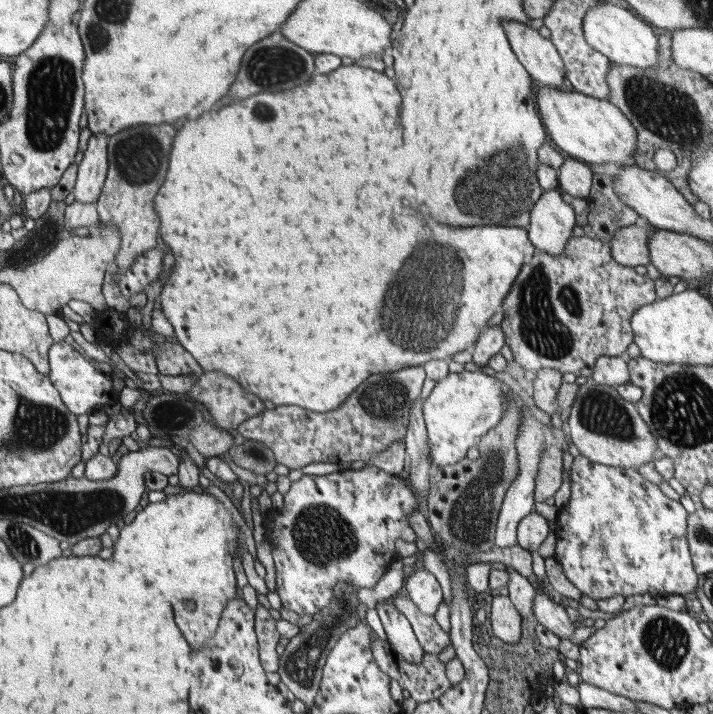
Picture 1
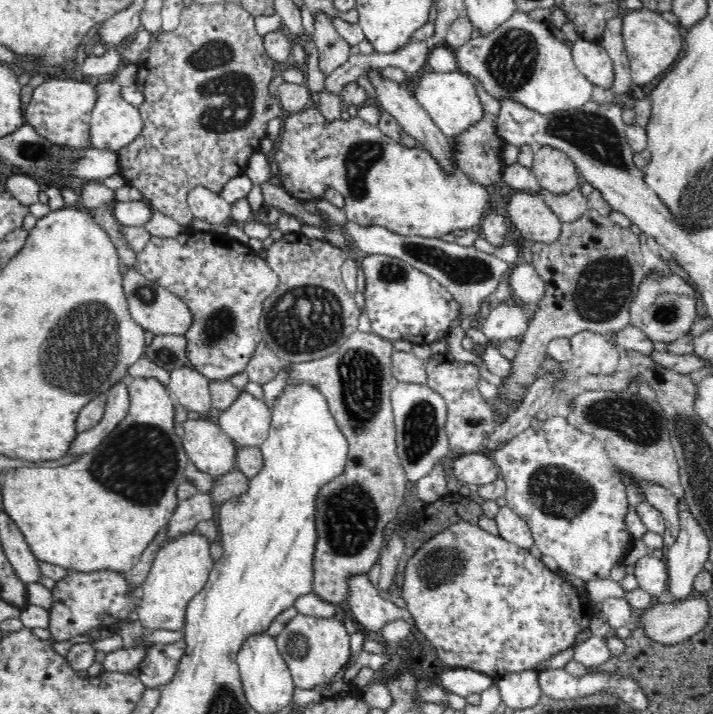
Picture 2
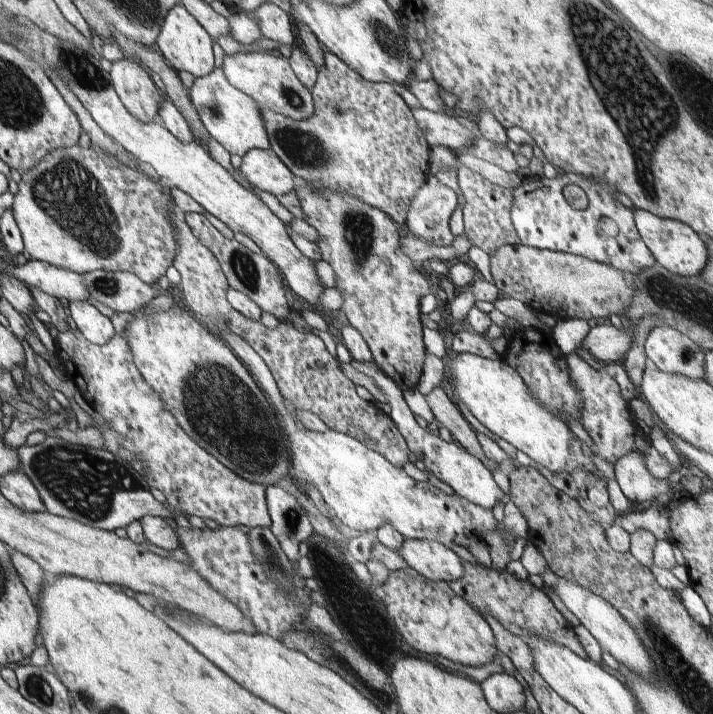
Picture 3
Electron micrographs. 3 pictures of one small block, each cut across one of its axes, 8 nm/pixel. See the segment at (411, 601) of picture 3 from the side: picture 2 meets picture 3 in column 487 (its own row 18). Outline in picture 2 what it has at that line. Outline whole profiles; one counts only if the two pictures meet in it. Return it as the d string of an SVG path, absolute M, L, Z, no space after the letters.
M643 6L635 11L622 10L620 15L623 47L630 60L632 80L644 88L645 84L666 72L670 66L674 66L674 60L678 58L679 50L682 48L682 35L678 27L662 18L660 12Z

